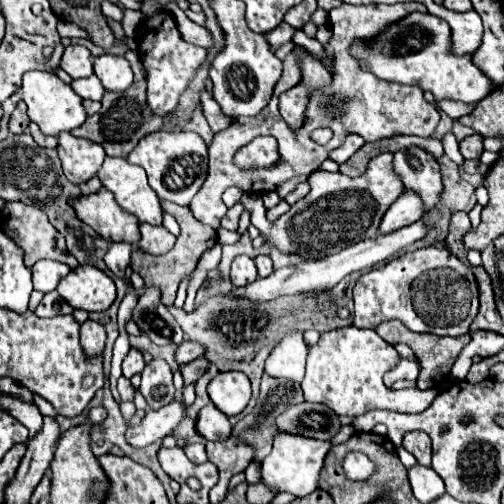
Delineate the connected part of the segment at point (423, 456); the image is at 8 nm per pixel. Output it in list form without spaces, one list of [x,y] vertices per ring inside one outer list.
[[[407,432],[403,436],[403,448],[411,452],[419,464],[431,466],[431,438],[425,432]]]

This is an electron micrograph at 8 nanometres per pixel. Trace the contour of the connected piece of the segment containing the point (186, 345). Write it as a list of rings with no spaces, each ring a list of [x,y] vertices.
[[[187,340],[187,342],[183,342],[183,344],[177,348],[175,360],[183,366],[183,364],[195,360],[195,358],[201,358],[203,354],[205,354],[205,348],[203,348],[199,342],[191,342],[191,340]]]

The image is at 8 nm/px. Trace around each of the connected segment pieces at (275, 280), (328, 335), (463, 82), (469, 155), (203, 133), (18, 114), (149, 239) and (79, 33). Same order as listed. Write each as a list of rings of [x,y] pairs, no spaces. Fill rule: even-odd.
[[[419,220],[415,224],[409,224],[405,228],[399,228],[391,234],[377,234],[375,238],[371,240],[363,240],[359,244],[353,244],[345,250],[341,250],[339,254],[333,254],[333,256],[325,256],[325,258],[319,258],[319,260],[303,260],[299,264],[293,264],[293,266],[285,266],[285,268],[279,268],[275,270],[271,276],[267,278],[257,278],[253,284],[247,284],[243,288],[233,288],[231,294],[233,296],[243,296],[247,300],[251,300],[253,304],[261,304],[261,302],[269,302],[269,300],[275,300],[279,296],[293,296],[293,294],[299,294],[299,292],[311,292],[311,290],[321,290],[321,288],[333,288],[335,284],[339,284],[345,276],[353,274],[353,272],[359,272],[359,270],[365,270],[365,268],[371,268],[373,264],[377,262],[383,262],[385,258],[389,256],[395,256],[399,250],[411,246],[413,242],[421,240],[423,236],[427,234],[427,228],[425,224]]]
[[[349,326],[325,332],[307,356],[307,374],[301,382],[305,400],[327,404],[335,414],[351,418],[377,408],[393,412],[423,412],[437,396],[435,388],[391,390],[383,384],[383,374],[397,364],[397,358],[399,354],[395,352],[395,348],[383,342],[383,338],[375,330],[359,330],[355,326]]]
[[[409,14],[407,18],[391,24],[379,38],[369,44],[355,44],[353,54],[361,60],[377,78],[397,80],[401,84],[419,84],[423,90],[431,90],[435,100],[451,98],[459,102],[479,102],[487,96],[491,80],[471,62],[471,56],[453,56],[449,52],[451,28],[445,20],[431,14]]]
[[[475,134],[475,136],[467,136],[461,144],[461,154],[465,160],[479,160],[479,156],[483,154],[483,136]]]
[[[199,108],[191,114],[191,122],[187,124],[187,130],[197,132],[197,134],[205,140],[205,144],[209,144],[209,142],[213,140],[213,130],[209,128],[209,124],[207,124],[207,120],[203,118],[203,114],[201,114]]]
[[[19,102],[17,108],[15,108],[13,114],[11,114],[11,120],[9,120],[9,132],[13,132],[13,134],[23,134],[23,132],[27,132],[27,126],[29,126],[27,106],[25,106],[23,102]]]
[[[141,224],[141,238],[137,242],[137,248],[147,254],[165,254],[175,244],[175,236],[167,232],[165,226],[151,226]]]
[[[59,21],[58,24],[57,24],[57,30],[58,30],[59,35],[62,38],[68,37],[68,38],[89,39],[89,36],[86,33],[86,31],[81,29],[76,24],[73,24],[73,23],[70,23],[70,22]]]

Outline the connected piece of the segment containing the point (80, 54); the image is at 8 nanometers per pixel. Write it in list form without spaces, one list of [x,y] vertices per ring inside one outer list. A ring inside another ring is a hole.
[[[71,44],[65,48],[59,64],[71,78],[87,78],[93,74],[93,56],[85,46]]]

